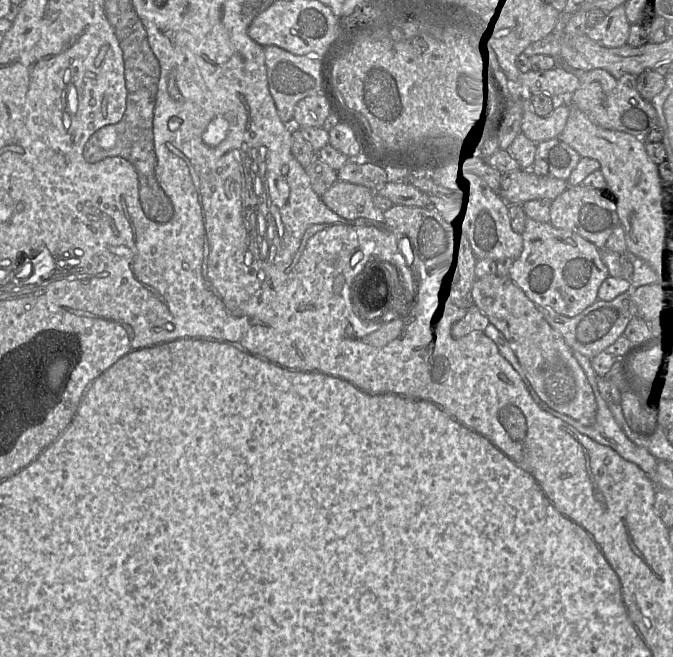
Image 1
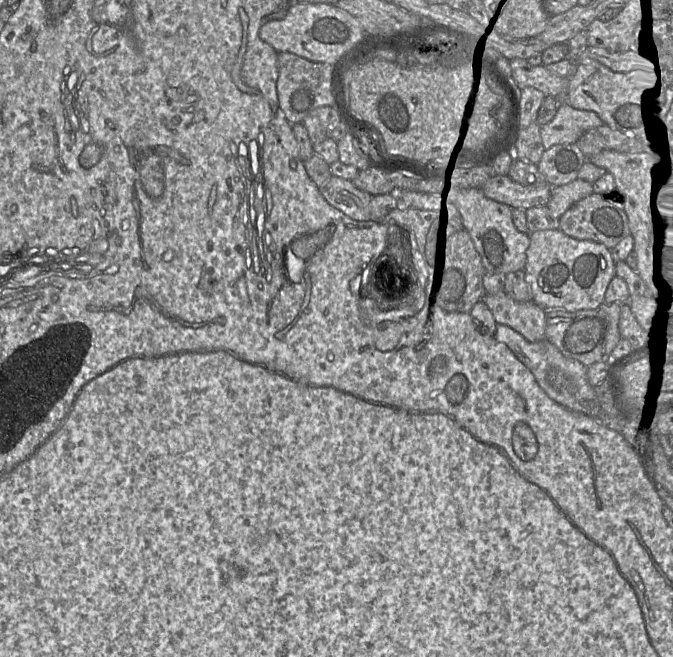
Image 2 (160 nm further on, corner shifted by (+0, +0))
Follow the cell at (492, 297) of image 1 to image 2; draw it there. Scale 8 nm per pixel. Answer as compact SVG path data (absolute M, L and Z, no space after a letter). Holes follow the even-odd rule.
M504 291L486 294L482 301L490 309L497 323L511 327L530 342L546 339L546 310L533 301L516 301Z

